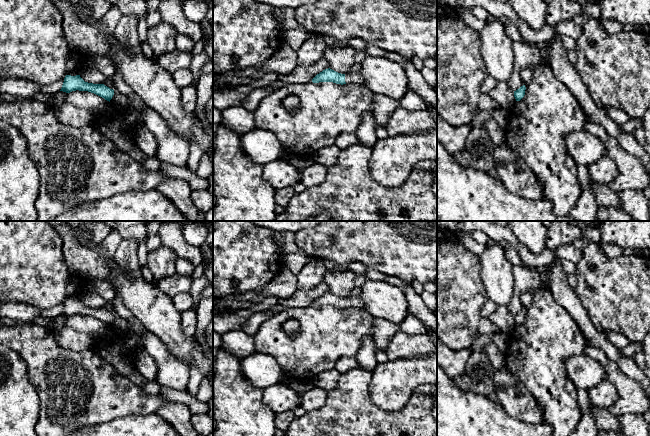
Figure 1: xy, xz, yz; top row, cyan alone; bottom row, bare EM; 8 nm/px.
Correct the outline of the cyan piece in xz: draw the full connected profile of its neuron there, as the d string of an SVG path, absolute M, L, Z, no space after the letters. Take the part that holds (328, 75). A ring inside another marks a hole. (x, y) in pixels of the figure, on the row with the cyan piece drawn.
M330 68L323 70L317 74L313 79L313 83L319 82L333 82L336 84L347 84L347 83L358 83L364 84L364 78L360 72L355 72L352 74L341 74Z

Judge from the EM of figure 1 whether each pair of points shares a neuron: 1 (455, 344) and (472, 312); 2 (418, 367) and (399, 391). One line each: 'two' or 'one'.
1: one
2: one

